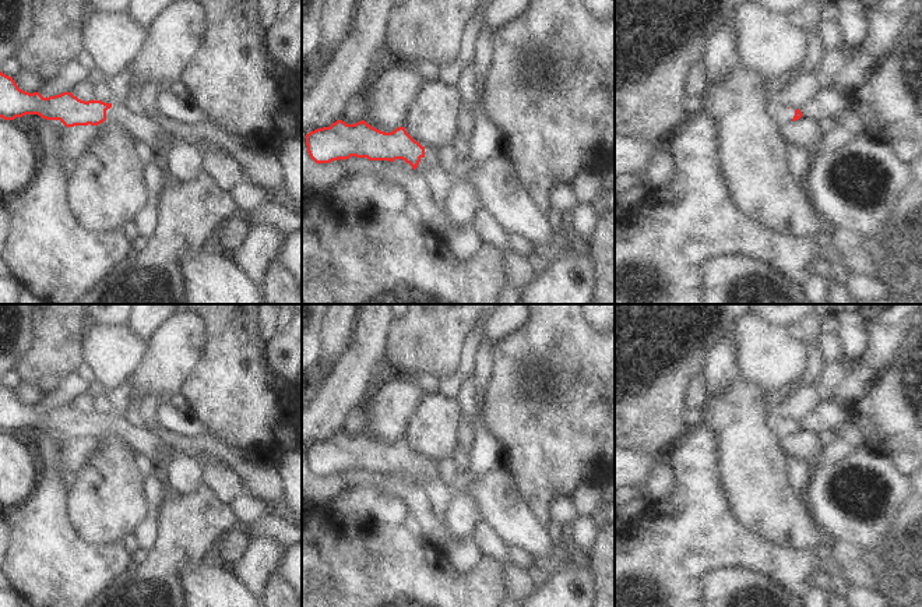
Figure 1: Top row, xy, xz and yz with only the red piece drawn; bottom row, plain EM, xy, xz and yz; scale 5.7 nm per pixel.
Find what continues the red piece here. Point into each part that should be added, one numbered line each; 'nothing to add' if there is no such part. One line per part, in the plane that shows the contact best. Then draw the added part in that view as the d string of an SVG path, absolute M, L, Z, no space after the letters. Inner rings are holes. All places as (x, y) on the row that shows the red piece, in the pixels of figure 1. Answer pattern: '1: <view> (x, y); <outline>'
1: xy (140, 127); M115 102L106 110L106 119L120 124L134 141L142 141L154 151L158 149L158 138L165 134L161 124L145 114L133 114L123 103Z

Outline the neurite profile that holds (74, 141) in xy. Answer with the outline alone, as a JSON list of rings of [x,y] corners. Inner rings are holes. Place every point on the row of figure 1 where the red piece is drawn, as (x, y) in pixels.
[[[64,126],[64,131],[60,138],[60,166],[67,177],[73,173],[78,158],[96,138],[98,133],[98,126]]]

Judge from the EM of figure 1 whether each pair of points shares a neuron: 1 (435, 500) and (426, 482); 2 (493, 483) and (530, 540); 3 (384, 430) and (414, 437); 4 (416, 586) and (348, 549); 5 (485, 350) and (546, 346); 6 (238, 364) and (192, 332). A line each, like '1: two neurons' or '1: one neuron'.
1: one neuron
2: one neuron
3: two neurons
4: one neuron
5: two neurons
6: two neurons

